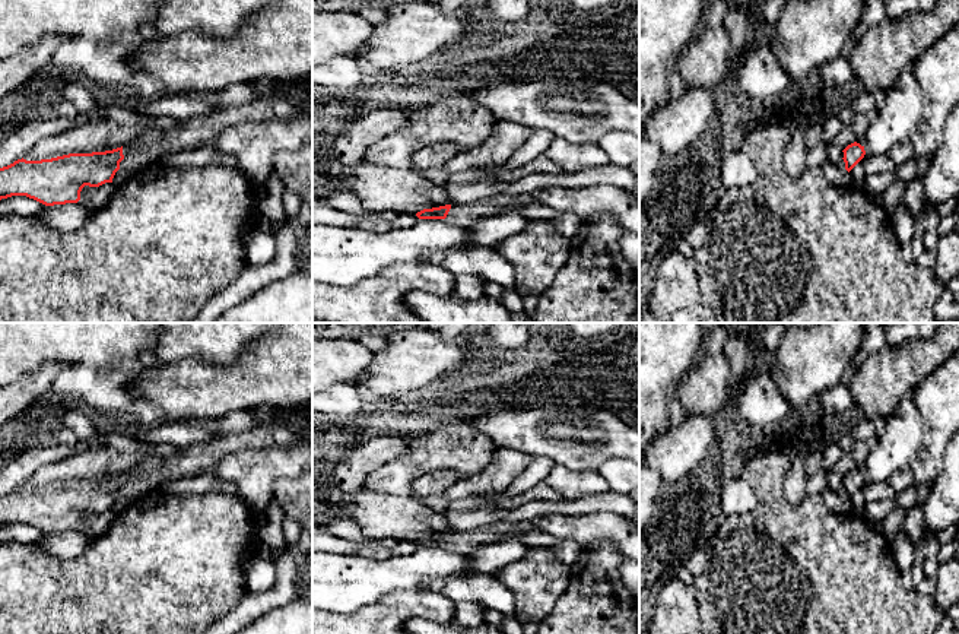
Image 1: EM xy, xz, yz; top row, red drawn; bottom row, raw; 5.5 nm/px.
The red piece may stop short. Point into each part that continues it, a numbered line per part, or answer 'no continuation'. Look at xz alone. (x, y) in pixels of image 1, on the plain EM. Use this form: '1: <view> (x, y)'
1: xz (466, 542)

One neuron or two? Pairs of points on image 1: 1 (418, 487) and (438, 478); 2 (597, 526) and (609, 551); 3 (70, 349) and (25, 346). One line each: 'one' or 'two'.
1: one
2: two
3: one

